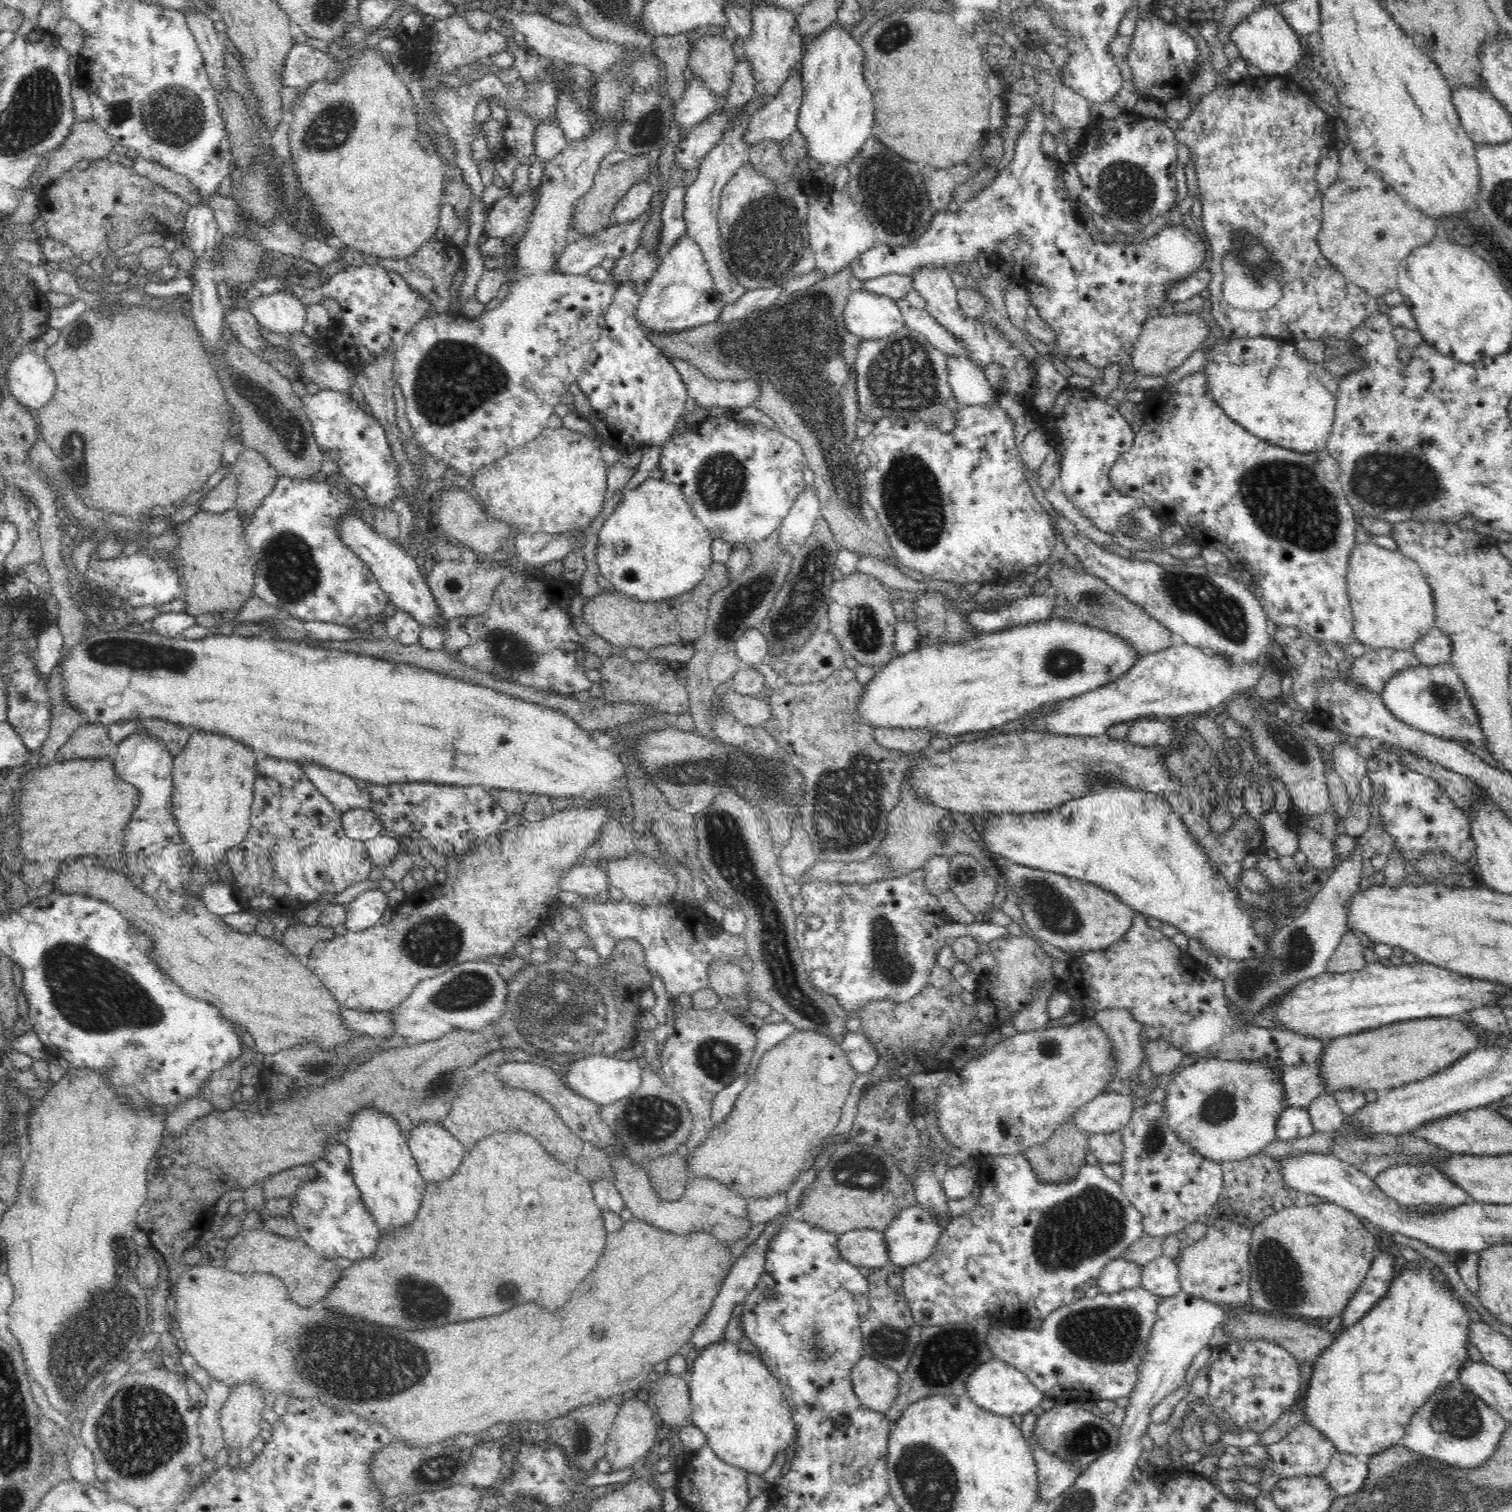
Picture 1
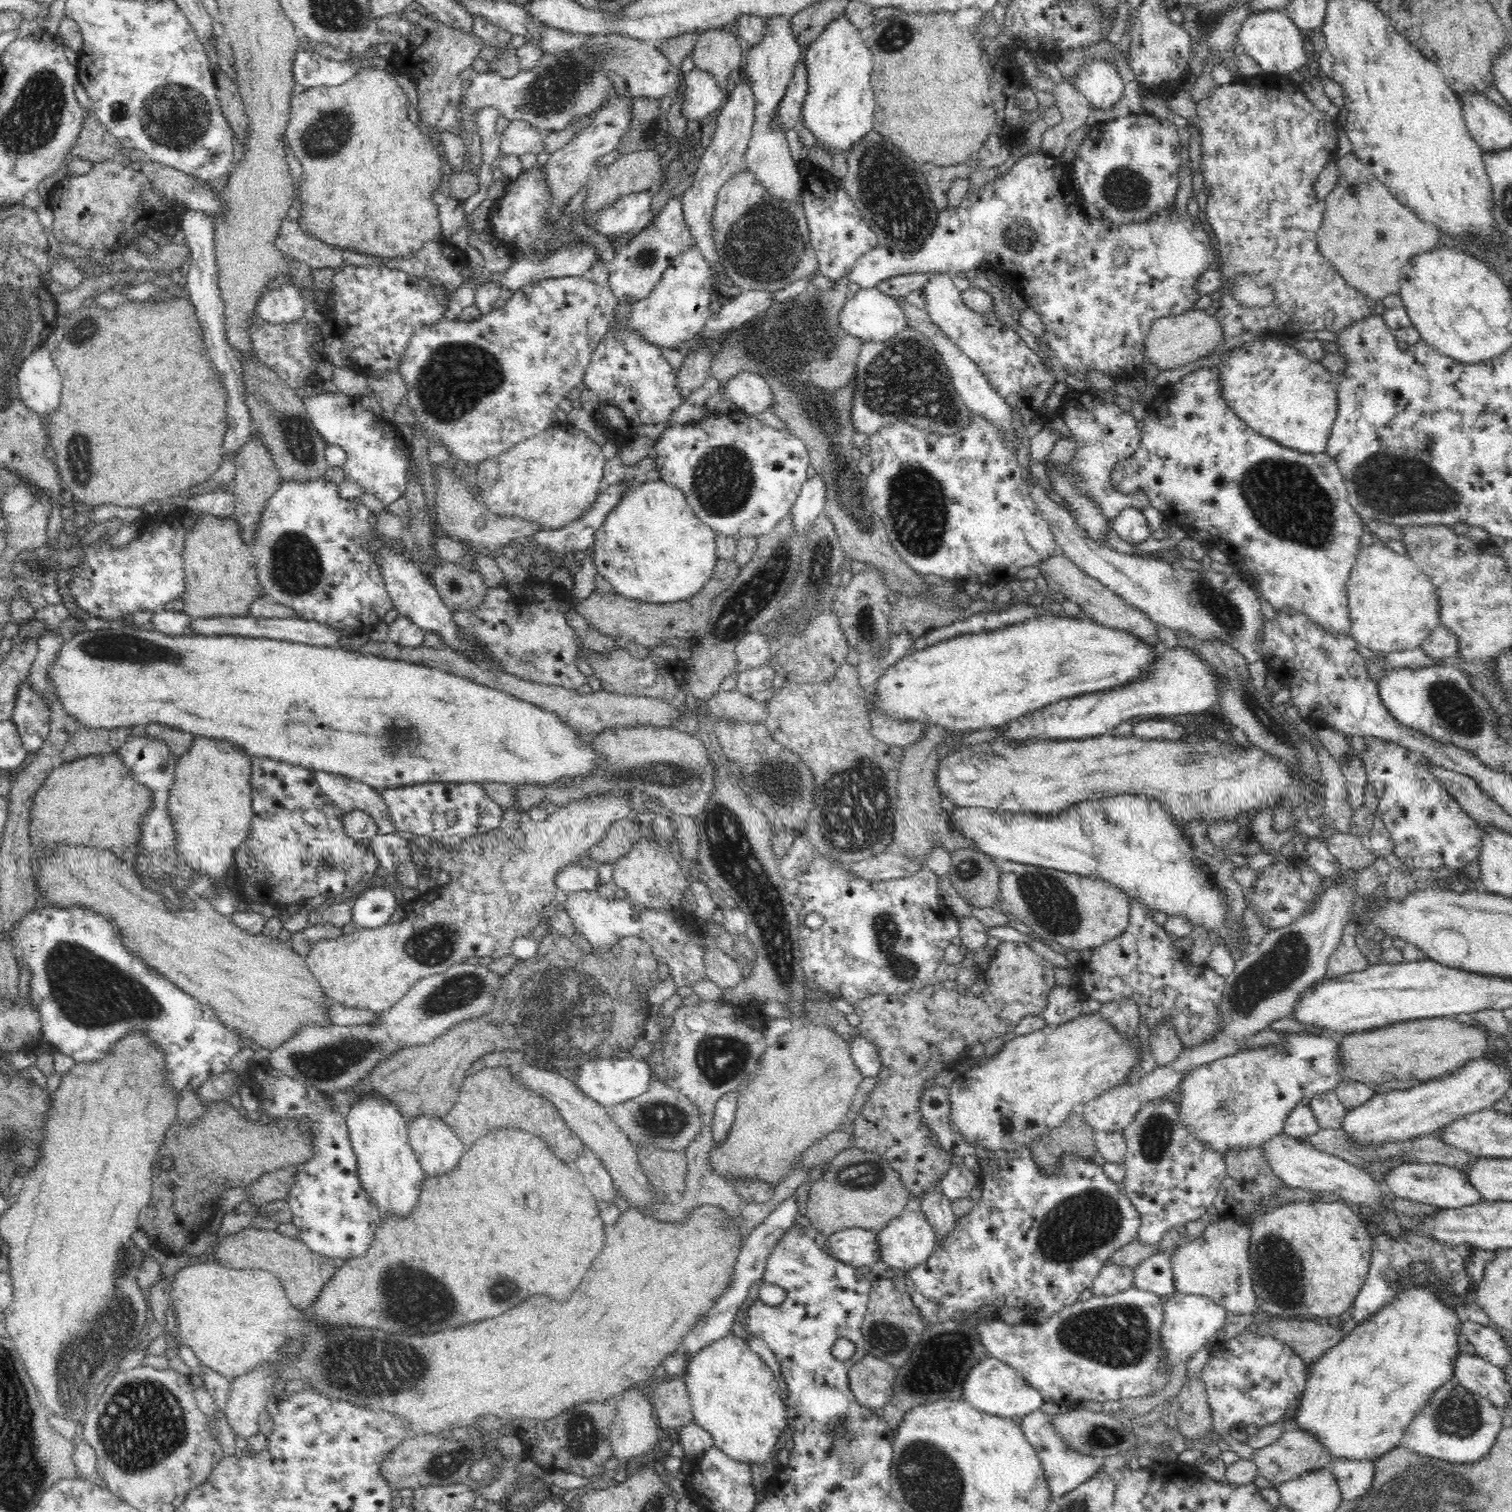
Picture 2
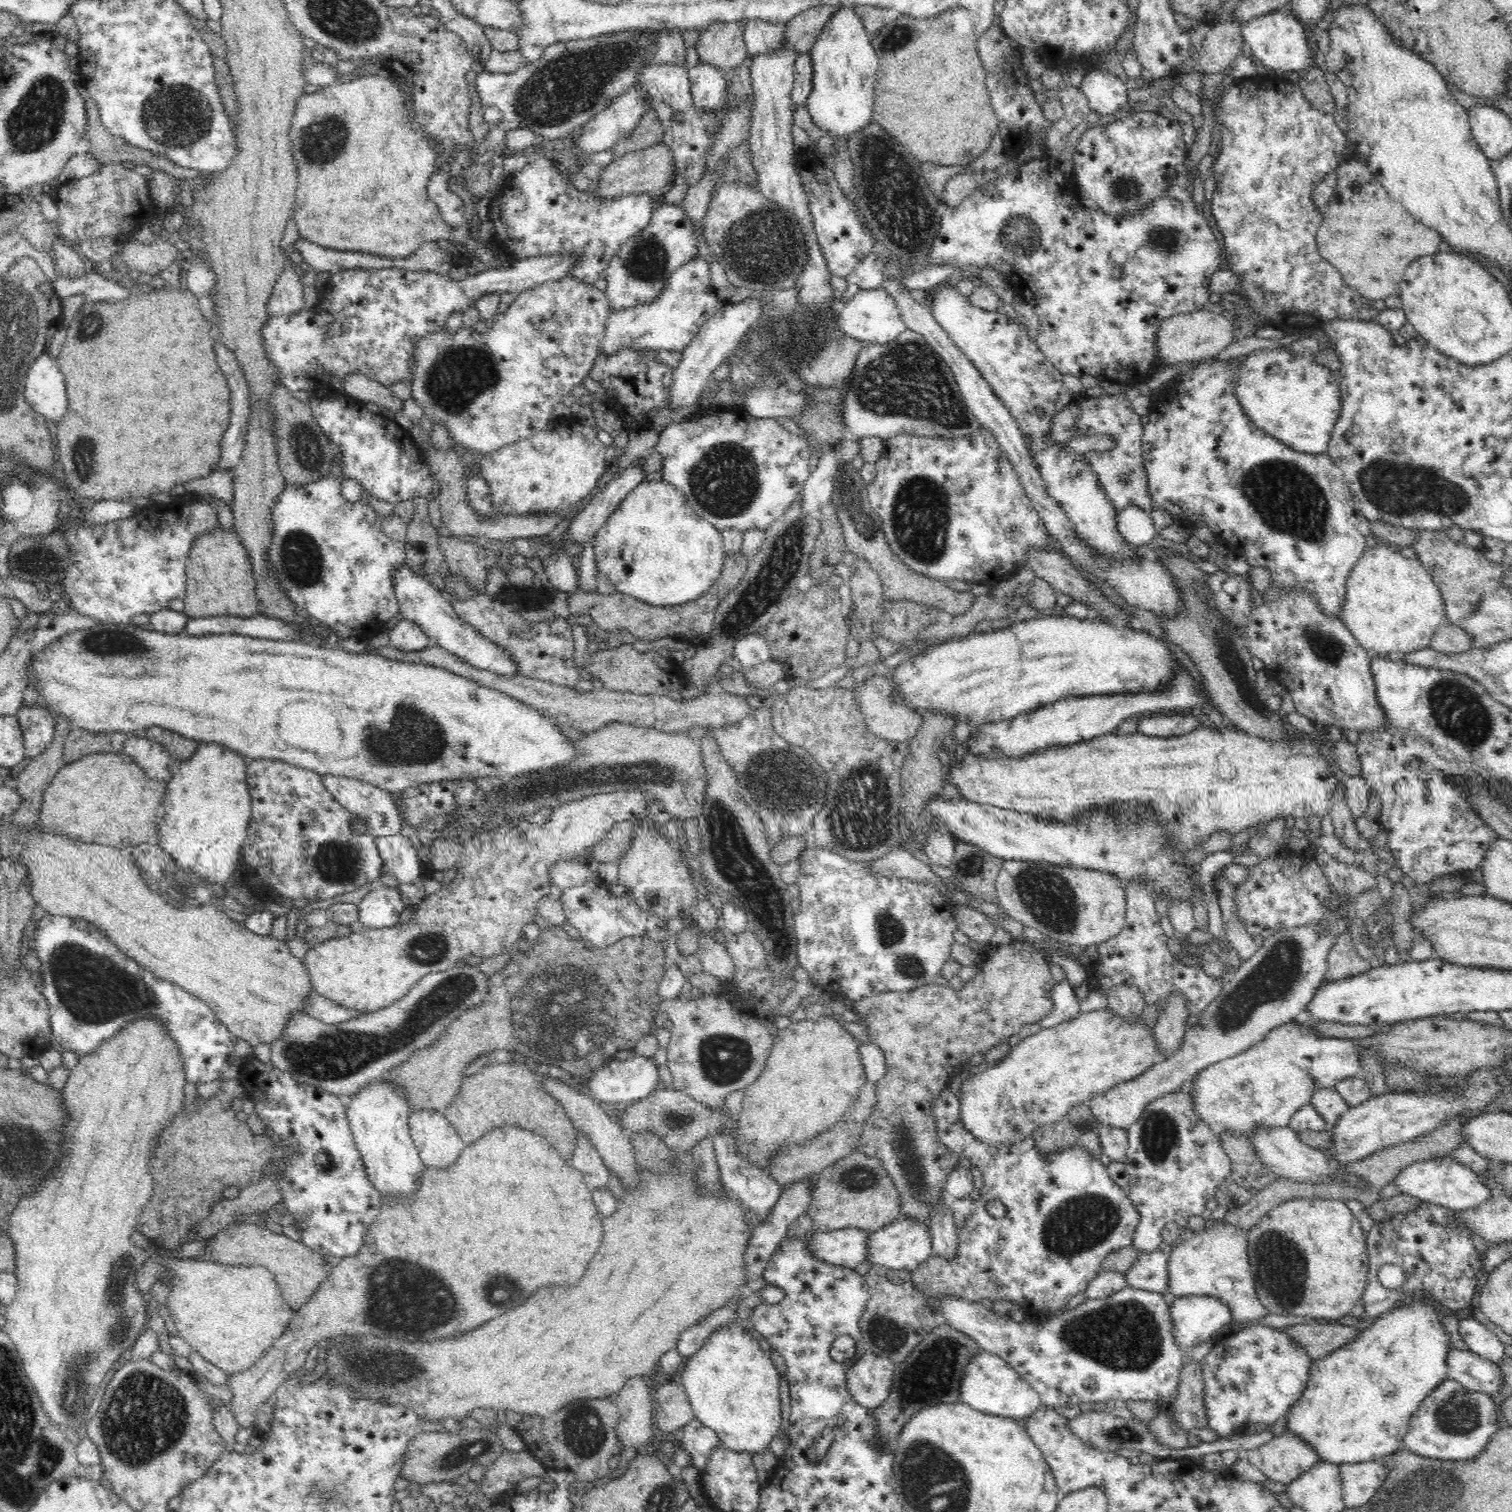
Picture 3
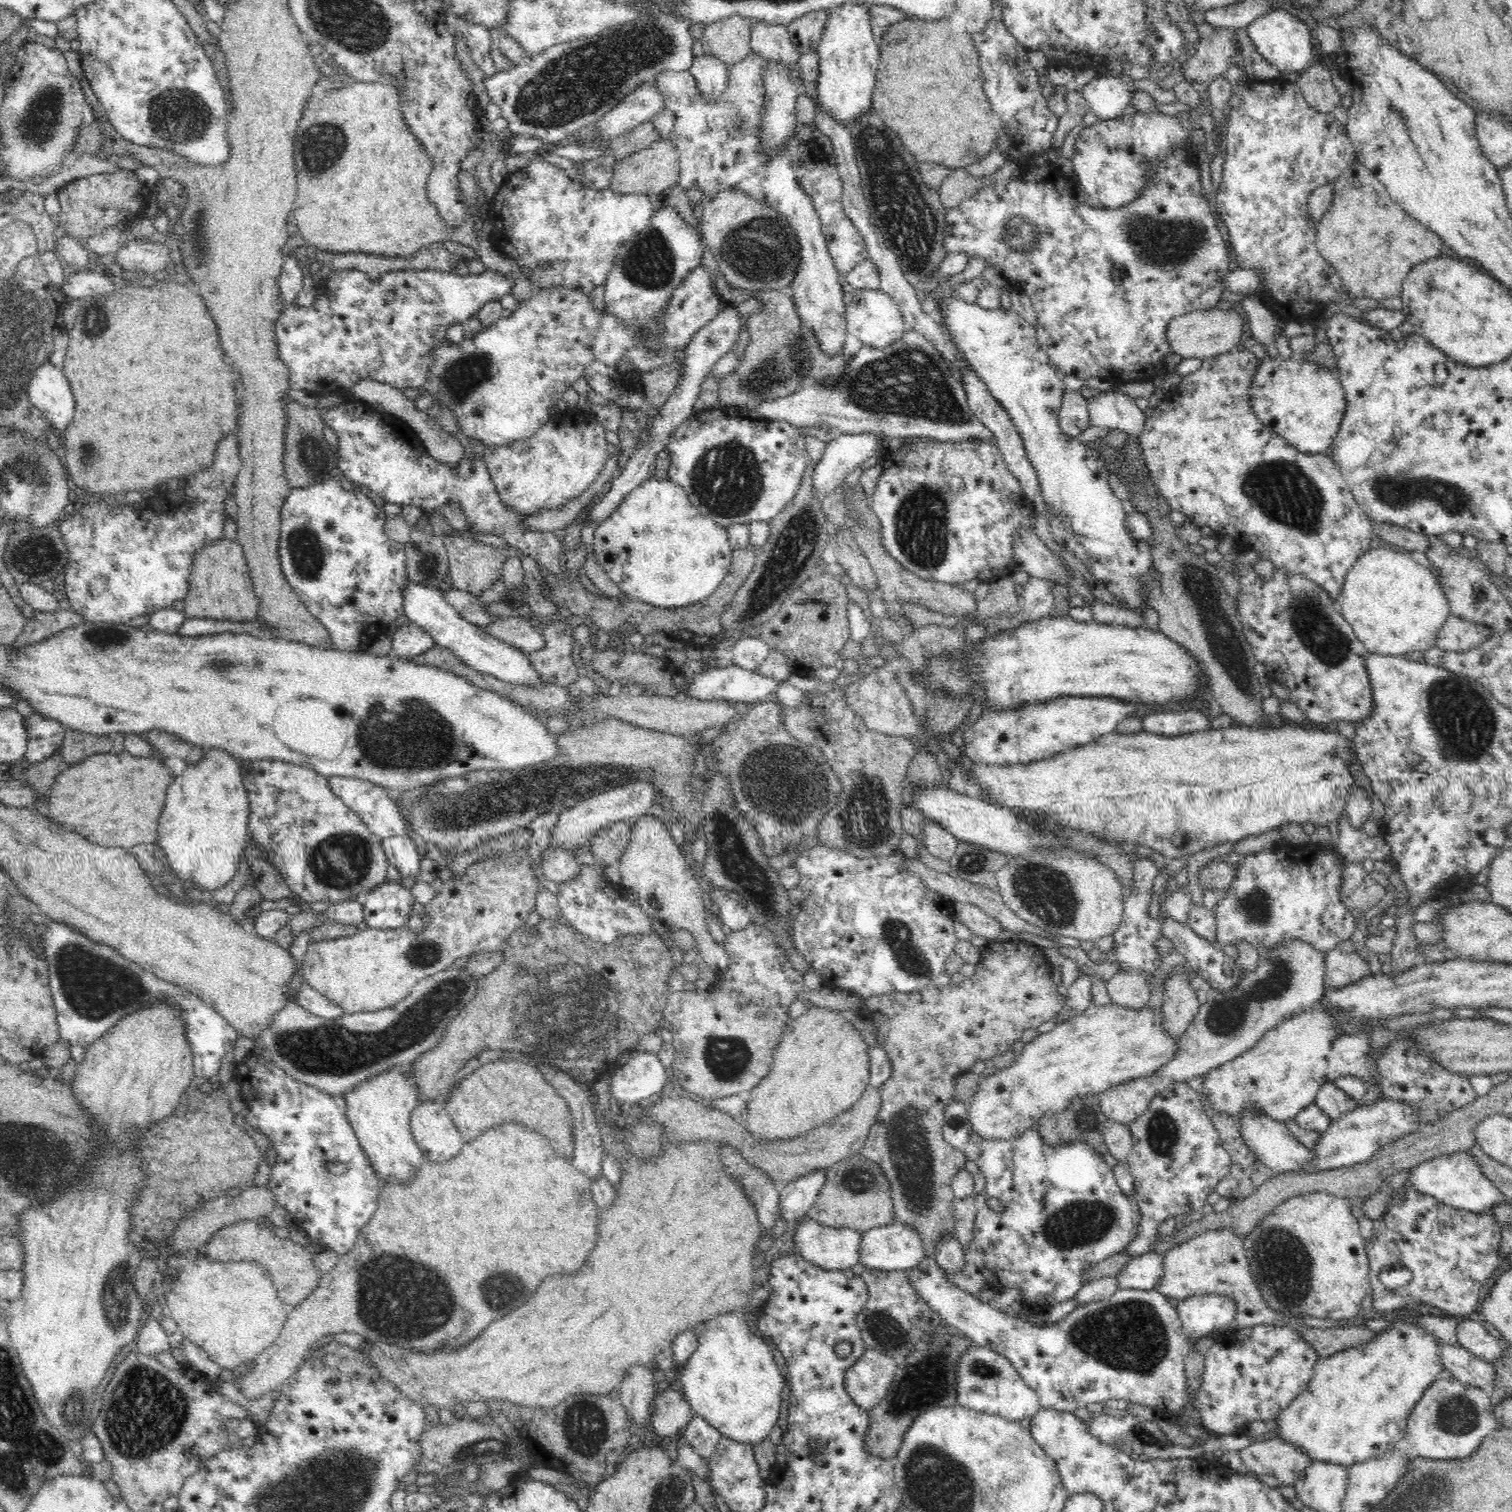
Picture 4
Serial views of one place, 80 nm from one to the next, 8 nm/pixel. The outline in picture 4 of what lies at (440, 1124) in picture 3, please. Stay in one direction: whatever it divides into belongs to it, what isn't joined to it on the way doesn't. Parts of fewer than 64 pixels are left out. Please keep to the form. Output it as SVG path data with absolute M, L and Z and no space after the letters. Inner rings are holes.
M430 1100L420 1103L412 1111L410 1125L413 1138L422 1150L425 1161L446 1162L446 1160L454 1158L462 1150L460 1132L456 1130L456 1126L445 1109L444 1103L432 1102Z

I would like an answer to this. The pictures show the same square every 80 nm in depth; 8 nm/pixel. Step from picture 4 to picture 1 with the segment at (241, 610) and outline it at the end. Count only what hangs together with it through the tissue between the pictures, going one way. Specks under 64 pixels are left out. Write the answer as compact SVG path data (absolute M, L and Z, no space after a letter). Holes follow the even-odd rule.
M236 508L222 514L198 510L187 521L173 527L179 536L179 552L186 582L186 612L197 617L207 612L219 612L225 617L235 615L252 598L257 560L245 539L245 530Z

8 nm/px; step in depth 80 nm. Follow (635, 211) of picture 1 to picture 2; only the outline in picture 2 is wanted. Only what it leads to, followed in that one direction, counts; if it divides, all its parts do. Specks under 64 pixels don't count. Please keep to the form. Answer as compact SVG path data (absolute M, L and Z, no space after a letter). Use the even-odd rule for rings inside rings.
M653 191L628 194L627 196L618 199L615 206L601 211L598 218L596 218L596 220L592 220L592 225L588 225L588 223L585 222L586 226L594 229L599 234L608 237L610 243L612 243L613 246L616 246L616 242L618 242L618 240L622 240L623 238L633 238L639 233L642 233L644 228L650 224L652 195Z

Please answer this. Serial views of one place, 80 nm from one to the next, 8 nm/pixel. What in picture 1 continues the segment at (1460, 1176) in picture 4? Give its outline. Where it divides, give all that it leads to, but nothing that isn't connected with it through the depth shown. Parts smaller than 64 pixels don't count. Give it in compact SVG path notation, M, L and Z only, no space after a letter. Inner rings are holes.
M1395 1165L1380 1172L1374 1178L1380 1191L1399 1204L1411 1206L1420 1205L1446 1205L1449 1208L1458 1207L1472 1203L1472 1197L1468 1196L1466 1191L1454 1184L1453 1180L1448 1180L1442 1171L1436 1167L1424 1165Z

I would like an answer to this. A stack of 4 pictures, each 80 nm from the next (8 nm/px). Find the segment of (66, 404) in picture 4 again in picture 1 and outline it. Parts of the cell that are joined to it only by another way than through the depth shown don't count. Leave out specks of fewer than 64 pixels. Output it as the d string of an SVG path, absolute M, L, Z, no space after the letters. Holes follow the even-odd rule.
M41 338L36 339L7 364L2 374L10 394L34 410L46 406L56 390L55 374L45 361L46 345Z

